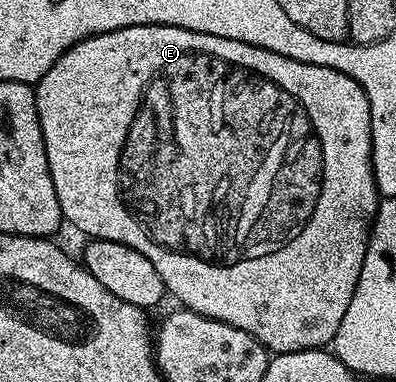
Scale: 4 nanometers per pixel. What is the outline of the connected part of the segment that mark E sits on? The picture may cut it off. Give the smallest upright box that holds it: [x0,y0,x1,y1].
[35,25,379,354]

